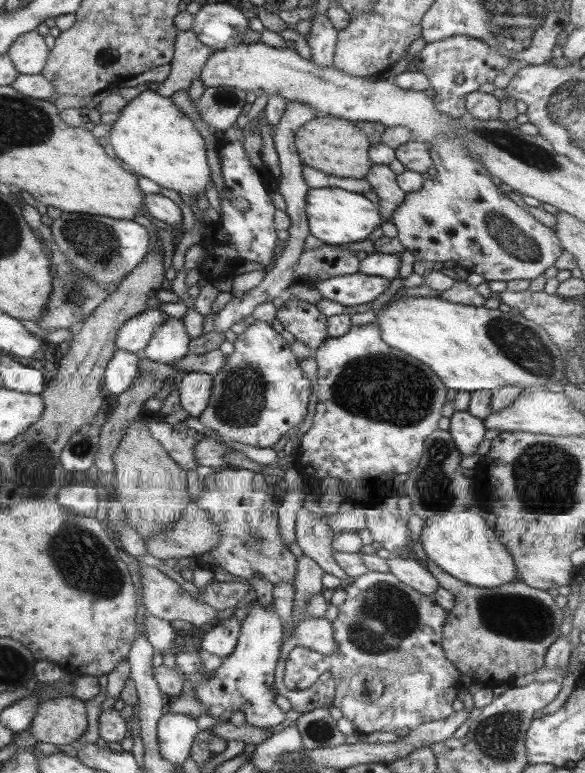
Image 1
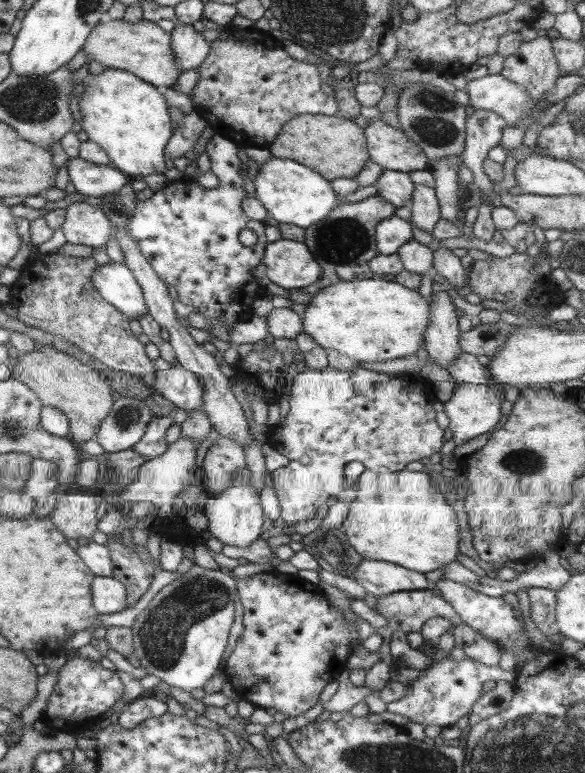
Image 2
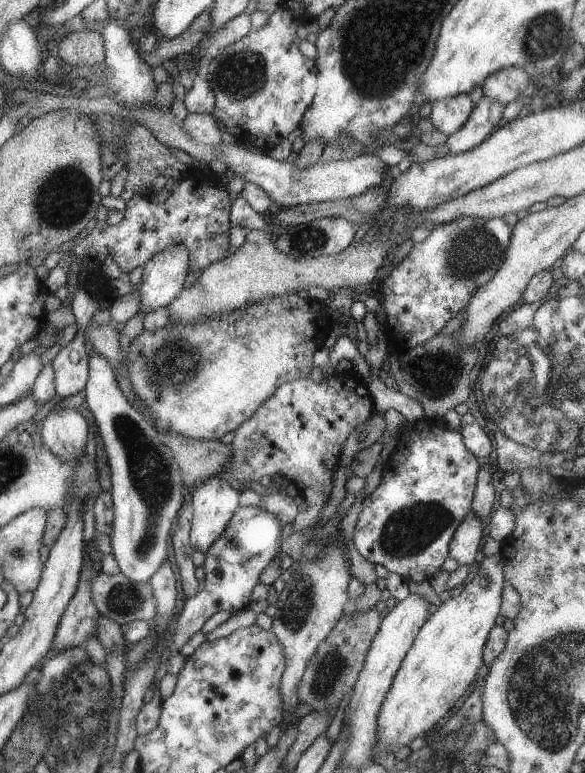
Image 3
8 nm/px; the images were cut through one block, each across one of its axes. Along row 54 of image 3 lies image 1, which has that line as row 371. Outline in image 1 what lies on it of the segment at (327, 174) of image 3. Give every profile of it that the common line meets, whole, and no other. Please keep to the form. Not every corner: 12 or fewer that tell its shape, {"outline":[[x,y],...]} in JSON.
{"outline":[[116,349],[104,387],[122,394],[134,386],[141,355]]}

